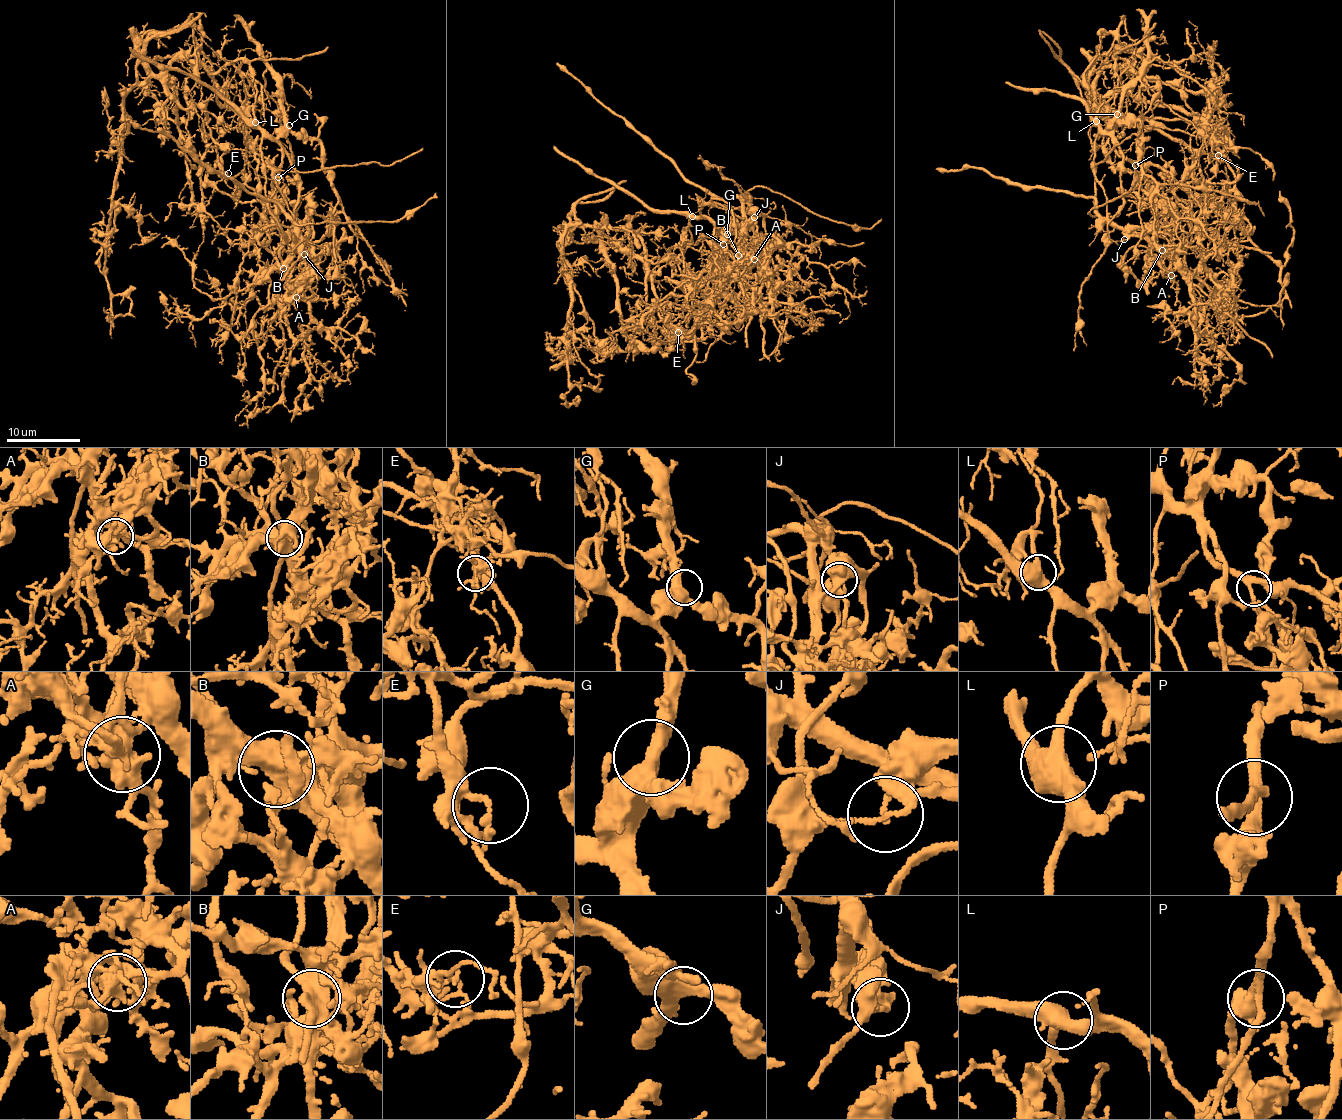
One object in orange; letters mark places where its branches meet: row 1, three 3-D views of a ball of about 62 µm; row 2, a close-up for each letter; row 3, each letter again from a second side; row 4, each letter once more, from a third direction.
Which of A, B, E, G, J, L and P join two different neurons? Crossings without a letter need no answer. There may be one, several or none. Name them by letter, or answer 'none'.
A, B, E, J

